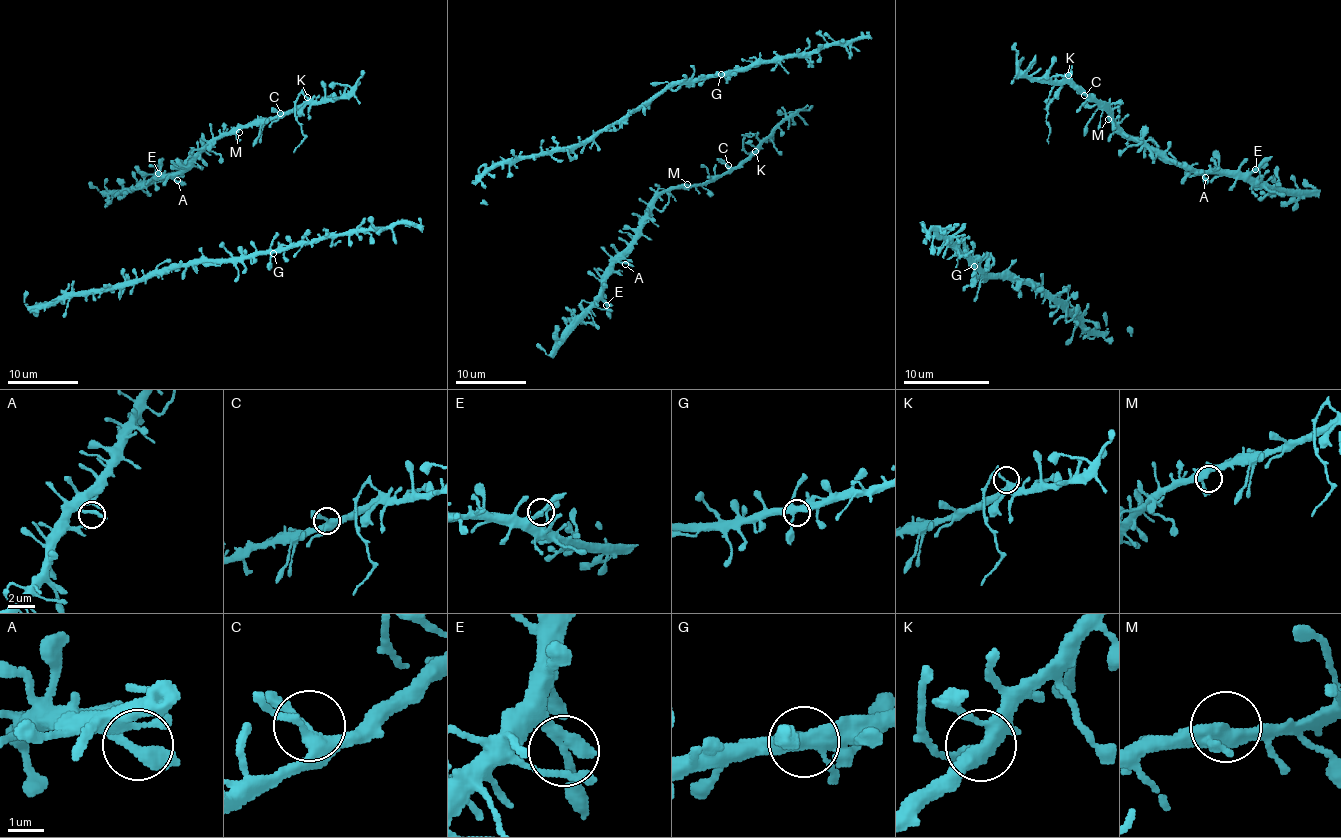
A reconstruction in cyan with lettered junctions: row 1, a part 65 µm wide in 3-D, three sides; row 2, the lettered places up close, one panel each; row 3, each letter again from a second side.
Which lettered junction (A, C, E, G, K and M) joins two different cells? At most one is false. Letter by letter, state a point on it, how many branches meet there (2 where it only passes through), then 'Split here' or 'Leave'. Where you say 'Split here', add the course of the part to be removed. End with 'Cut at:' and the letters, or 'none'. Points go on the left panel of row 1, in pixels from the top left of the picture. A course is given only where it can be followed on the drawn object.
A: Place: (177, 180). Branches: 2. Leave
C: Place: (280, 113). Branches: 4. Leave
E: Place: (158, 173). Branches: 2. Leave
G: Place: (273, 253). Branches: 4. Leave
K: Place: (307, 97). Branches: 6. Split here. Course of the part to remove: (306, 97), (301, 94), (296, 102), (297, 122), (304, 138), (294, 152)
M: Place: (239, 132). Branches: 5. Leave
Cut at: K

